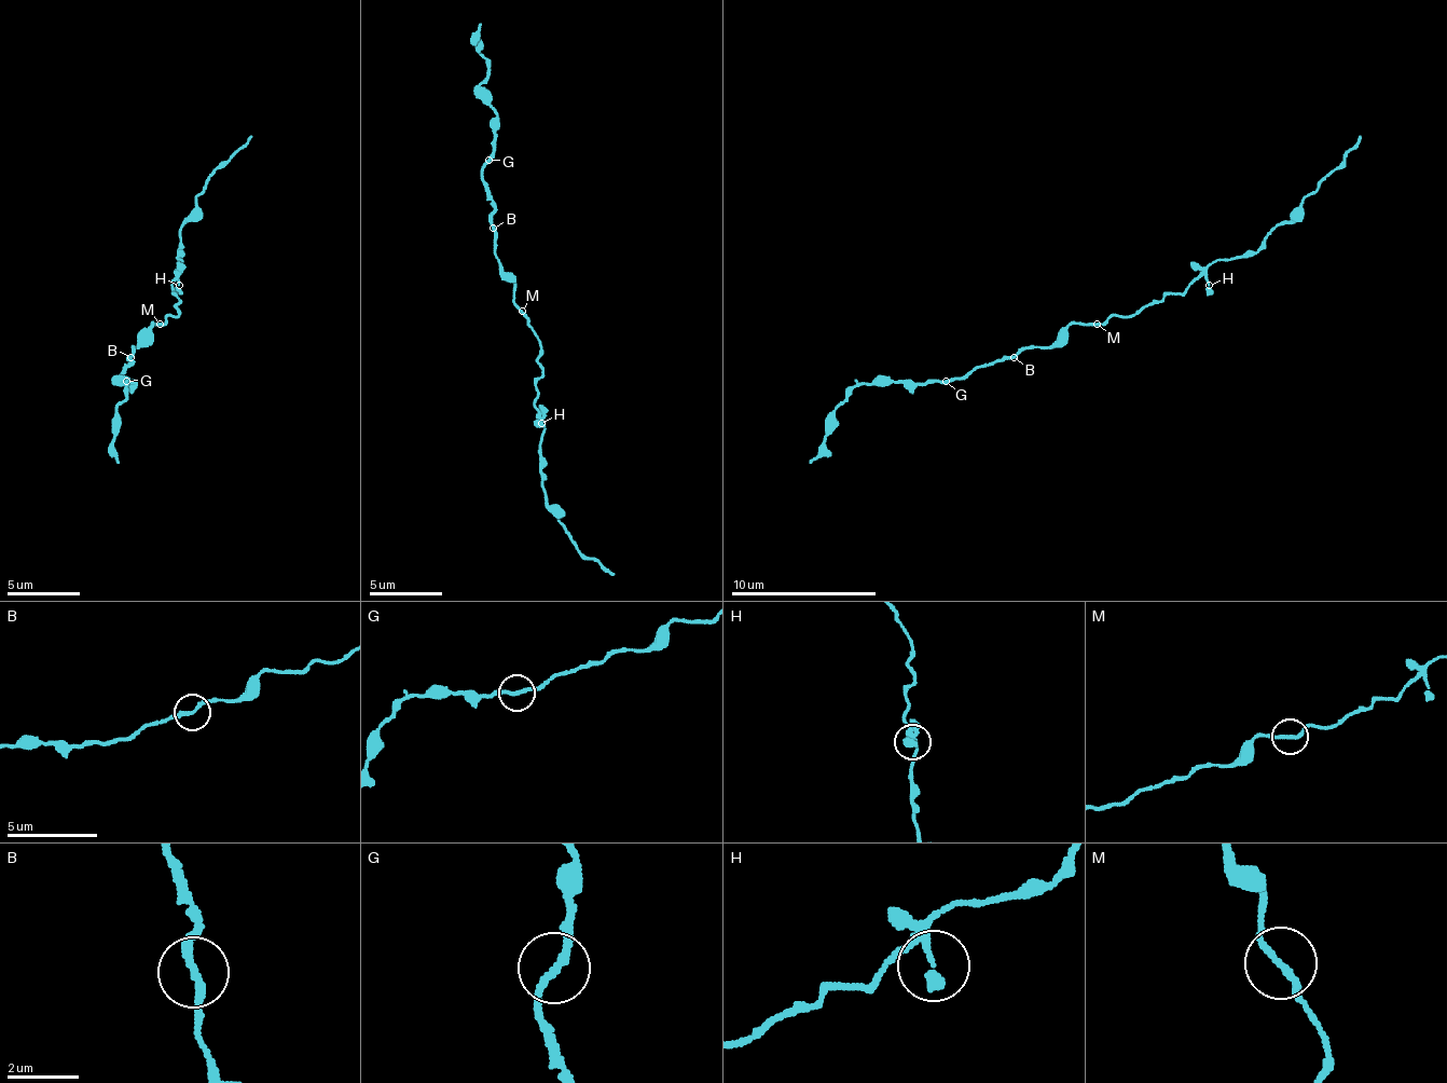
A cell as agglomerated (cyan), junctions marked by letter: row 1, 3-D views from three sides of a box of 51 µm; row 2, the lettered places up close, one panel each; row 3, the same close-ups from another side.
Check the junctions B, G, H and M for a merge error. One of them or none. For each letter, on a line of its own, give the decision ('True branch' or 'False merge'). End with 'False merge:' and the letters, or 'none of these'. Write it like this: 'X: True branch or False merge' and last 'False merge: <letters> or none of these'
B: True branch
G: False merge
H: True branch
M: True branch
False merge: G

